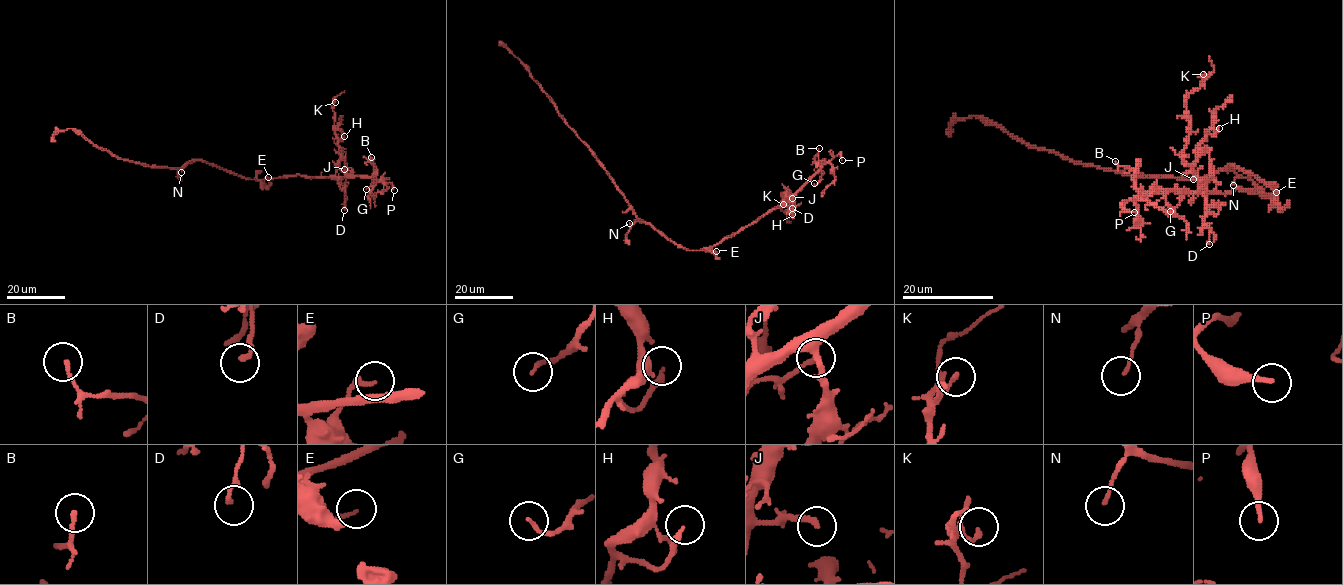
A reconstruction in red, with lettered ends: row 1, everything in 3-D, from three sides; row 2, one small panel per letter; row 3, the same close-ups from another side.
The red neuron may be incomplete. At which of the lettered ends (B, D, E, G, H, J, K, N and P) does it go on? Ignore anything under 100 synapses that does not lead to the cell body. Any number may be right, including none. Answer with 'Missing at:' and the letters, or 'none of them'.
Missing at: P

